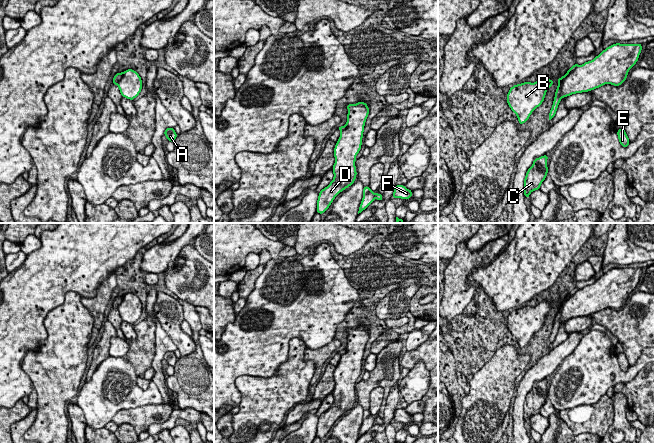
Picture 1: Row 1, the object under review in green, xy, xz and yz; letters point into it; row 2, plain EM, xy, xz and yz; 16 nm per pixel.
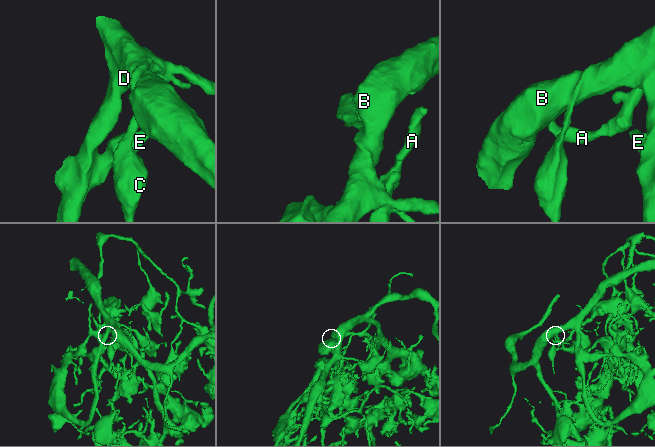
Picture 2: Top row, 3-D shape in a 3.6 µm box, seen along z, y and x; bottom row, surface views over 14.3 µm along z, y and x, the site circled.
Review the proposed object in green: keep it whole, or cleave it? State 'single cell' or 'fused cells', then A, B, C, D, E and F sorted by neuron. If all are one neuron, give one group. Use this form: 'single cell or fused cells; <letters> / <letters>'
fused cells; A B D E F / C

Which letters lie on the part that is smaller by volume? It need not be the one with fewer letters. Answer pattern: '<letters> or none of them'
C

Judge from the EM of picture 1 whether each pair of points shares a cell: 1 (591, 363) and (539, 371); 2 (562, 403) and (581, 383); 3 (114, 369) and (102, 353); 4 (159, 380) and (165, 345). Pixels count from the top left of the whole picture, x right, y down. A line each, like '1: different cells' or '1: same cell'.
1: different cells
2: same cell
3: different cells
4: same cell

